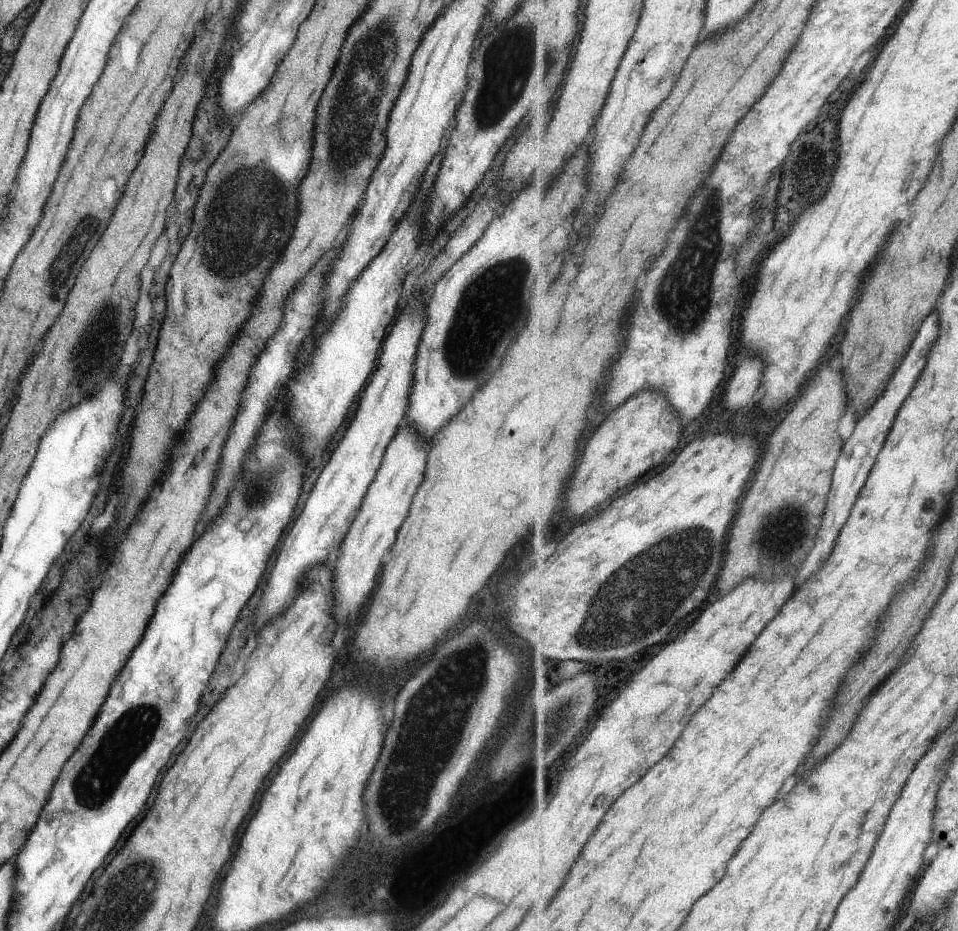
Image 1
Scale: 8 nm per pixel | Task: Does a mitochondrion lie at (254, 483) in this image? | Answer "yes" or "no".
yes

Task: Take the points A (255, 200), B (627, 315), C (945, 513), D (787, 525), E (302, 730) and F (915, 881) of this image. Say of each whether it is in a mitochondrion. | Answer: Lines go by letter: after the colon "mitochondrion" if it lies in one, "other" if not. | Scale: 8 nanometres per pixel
A: mitochondrion
B: other
C: other
D: mitochondrion
E: other
F: other

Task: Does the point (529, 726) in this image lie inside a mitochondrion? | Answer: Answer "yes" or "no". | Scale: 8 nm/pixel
yes

